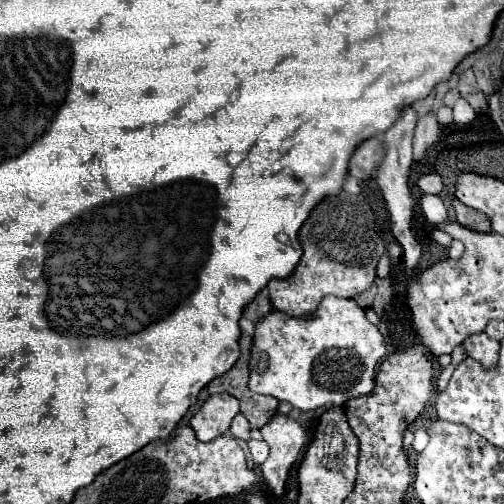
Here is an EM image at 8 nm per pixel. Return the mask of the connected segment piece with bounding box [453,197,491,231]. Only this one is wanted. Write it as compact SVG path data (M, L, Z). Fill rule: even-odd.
M453 197L453 209L457 213L457 221L463 227L469 227L469 229L475 229L475 231L491 231L491 223L489 223L489 217L485 213L479 213L475 209L465 207L455 197Z

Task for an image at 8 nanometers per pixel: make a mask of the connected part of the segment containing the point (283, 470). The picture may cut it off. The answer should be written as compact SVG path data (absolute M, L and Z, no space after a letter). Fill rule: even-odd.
M277 413L261 429L261 433L263 441L271 449L267 461L261 465L261 471L272 492L281 497L285 493L287 473L307 443L307 431L291 417Z

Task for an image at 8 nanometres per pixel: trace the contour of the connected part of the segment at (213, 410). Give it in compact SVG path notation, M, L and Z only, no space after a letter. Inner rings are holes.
M229 393L211 395L191 417L191 427L199 441L213 441L227 433L231 419L239 413L239 401Z

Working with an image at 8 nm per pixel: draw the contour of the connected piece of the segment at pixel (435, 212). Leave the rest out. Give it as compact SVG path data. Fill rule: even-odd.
M423 195L421 209L423 209L427 221L433 223L434 226L447 221L447 209L445 209L443 201L439 199L439 195Z

